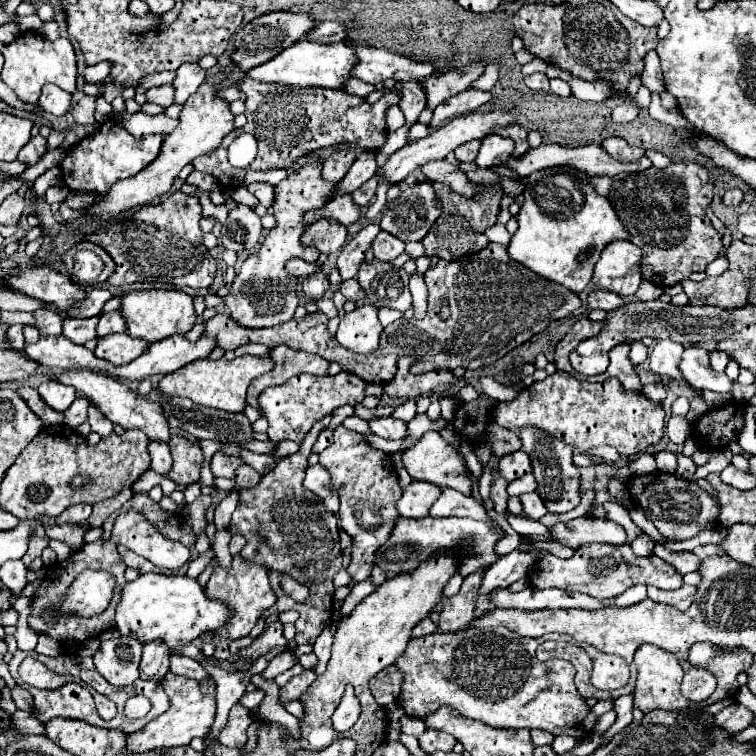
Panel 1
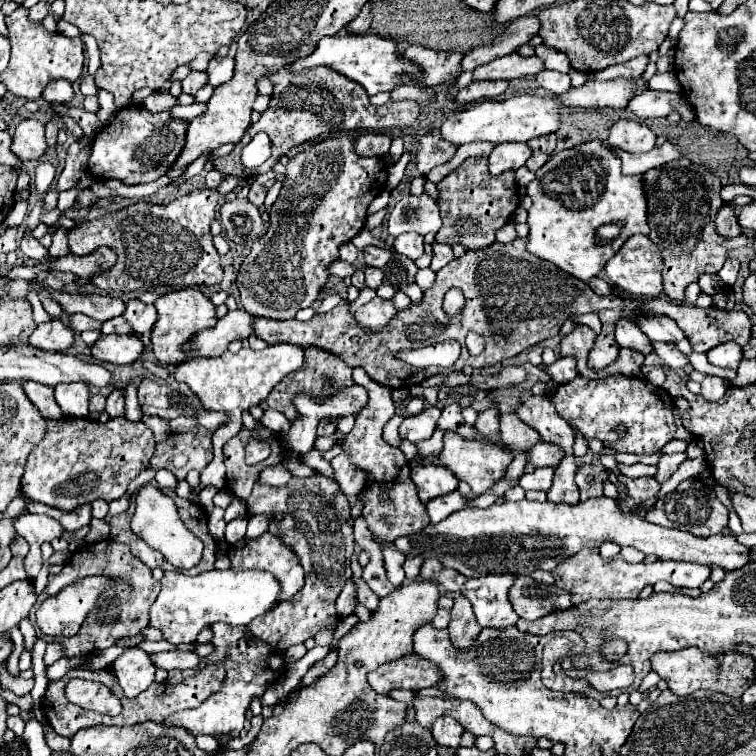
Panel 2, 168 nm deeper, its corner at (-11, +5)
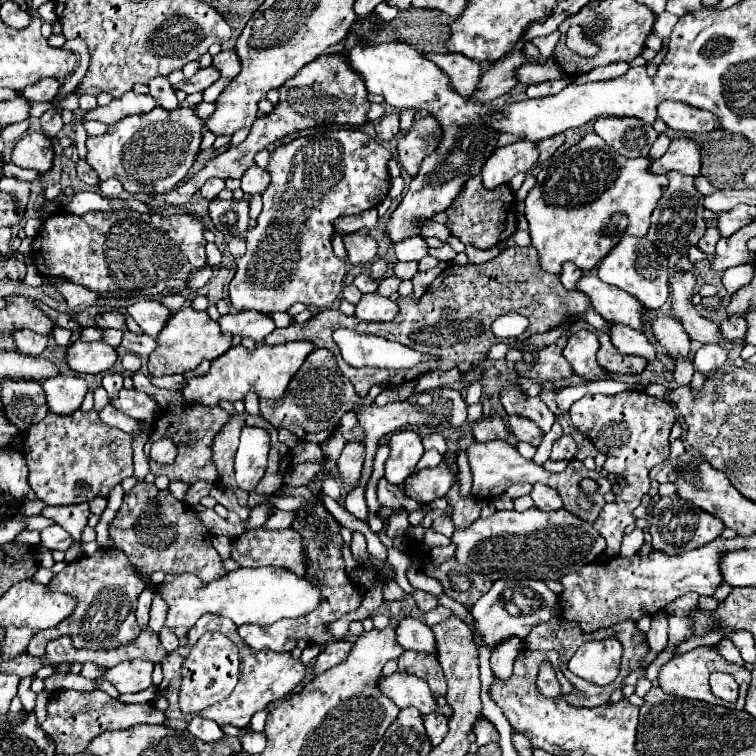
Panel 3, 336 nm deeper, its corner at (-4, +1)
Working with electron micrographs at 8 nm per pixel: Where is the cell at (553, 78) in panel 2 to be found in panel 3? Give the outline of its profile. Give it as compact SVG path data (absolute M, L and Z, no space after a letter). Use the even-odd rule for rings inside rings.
M554 80L554 82L542 82L542 84L532 84L528 86L526 94L528 98L544 98L544 96L554 96L558 94L570 80Z

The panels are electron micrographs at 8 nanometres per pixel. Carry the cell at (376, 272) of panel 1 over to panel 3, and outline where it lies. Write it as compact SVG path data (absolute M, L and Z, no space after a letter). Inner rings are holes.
M344 234L344 246L352 264L366 264L376 258L376 240L372 236Z

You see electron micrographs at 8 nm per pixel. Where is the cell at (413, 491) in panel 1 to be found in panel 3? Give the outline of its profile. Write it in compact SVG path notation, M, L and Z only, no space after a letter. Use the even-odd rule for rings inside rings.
M450 458L448 462L442 462L434 468L426 468L408 476L404 482L404 492L406 496L420 500L420 504L428 504L436 498L446 496L446 492L454 486L456 472L458 472L456 462Z

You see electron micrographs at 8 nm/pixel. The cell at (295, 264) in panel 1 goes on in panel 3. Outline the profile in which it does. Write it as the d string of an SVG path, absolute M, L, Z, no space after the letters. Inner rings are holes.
M358 274L354 278L354 286L362 292L378 292L378 282L374 282L370 276L364 276L364 274Z

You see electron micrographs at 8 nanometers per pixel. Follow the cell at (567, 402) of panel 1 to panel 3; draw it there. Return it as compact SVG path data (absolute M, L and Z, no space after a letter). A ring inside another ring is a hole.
M622 392L616 396L584 396L582 400L572 404L570 418L574 426L594 442L598 452L606 454L604 470L624 478L624 482L628 484L614 496L610 504L604 506L602 514L594 522L594 528L608 542L606 556L614 558L620 552L624 528L636 522L632 512L640 506L642 496L648 494L651 488L651 480L648 478L650 468L658 462L664 462L670 454L670 428L676 422L676 416L668 400L652 398L646 392Z

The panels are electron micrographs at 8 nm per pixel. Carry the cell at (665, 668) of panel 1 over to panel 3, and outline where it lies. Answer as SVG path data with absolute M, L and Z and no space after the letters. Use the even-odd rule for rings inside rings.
M702 646L702 648L694 648L690 652L684 652L676 658L672 658L670 662L666 662L658 674L658 682L660 682L660 688L666 692L666 694L674 694L674 696L680 696L680 698L690 698L690 700L702 700L702 702L708 702L708 704L716 704L716 706L724 706L731 710L742 710L745 706L746 695L748 692L748 686L750 686L750 672L730 664L728 660L724 660L716 648L708 648L708 646ZM714 670L728 670L736 682L740 684L740 696L738 696L738 702L727 703L718 700L712 692L710 692L710 684L708 684L708 676L714 672Z

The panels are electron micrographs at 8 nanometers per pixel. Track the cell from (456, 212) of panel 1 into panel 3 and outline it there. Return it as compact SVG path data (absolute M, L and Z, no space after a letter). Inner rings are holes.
M474 176L466 182L462 194L454 200L454 204L446 210L448 214L448 228L452 236L460 238L466 246L476 248L492 248L504 240L508 240L516 232L516 200L508 186L498 186L496 190L486 190L482 186L482 178Z

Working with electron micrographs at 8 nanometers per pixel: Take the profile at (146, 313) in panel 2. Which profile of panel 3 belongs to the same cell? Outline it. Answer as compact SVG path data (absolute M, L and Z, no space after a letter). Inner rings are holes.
M142 298L140 302L132 304L126 308L126 314L130 314L148 336L158 336L160 328L164 328L168 322L168 316L172 316L168 306L164 306L160 300L150 298Z

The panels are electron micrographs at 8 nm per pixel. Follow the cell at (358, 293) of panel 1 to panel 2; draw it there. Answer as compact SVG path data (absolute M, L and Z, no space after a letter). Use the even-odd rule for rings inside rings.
M365 268L365 284L367 288L377 288L383 282L383 272L379 268Z

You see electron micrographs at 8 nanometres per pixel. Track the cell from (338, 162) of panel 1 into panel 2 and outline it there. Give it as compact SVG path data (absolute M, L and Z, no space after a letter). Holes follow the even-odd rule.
M363 134L355 140L355 152L359 152L359 156L363 158L383 156L385 152L389 152L389 146L391 138L387 134Z

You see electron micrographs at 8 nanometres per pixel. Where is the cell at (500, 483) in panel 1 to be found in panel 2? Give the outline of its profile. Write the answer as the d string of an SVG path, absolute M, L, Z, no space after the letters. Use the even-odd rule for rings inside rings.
M527 452L515 454L515 458L513 458L513 462L509 464L503 480L511 480L511 482L519 480L519 478L523 476L523 472L525 472L525 464L527 464Z

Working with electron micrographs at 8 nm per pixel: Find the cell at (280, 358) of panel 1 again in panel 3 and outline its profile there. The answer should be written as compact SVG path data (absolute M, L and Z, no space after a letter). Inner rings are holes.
M316 348L306 358L302 368L294 374L294 378L288 384L286 394L280 400L276 400L276 402L274 400L260 400L260 414L272 426L286 428L286 430L298 434L298 438L304 442L322 444L334 434L340 418L358 404L370 404L370 400L356 396L352 382L348 382L344 378L344 374L340 372L336 358L332 356L330 350ZM304 436L310 436L310 438L304 438Z

